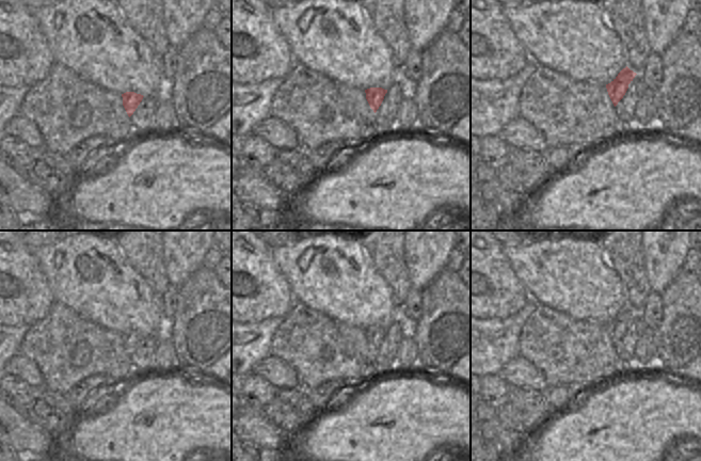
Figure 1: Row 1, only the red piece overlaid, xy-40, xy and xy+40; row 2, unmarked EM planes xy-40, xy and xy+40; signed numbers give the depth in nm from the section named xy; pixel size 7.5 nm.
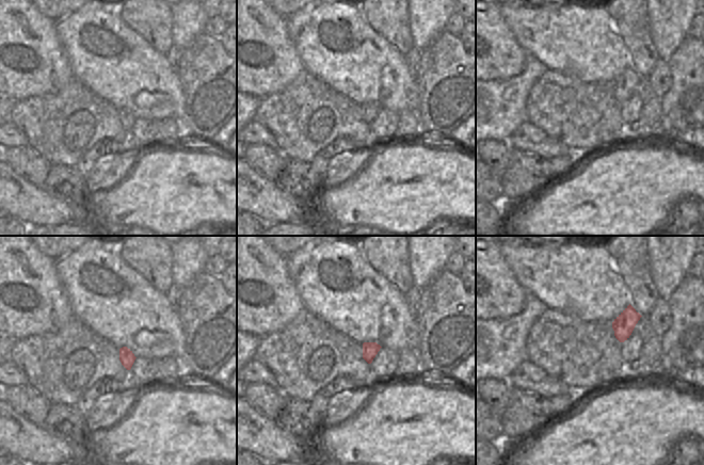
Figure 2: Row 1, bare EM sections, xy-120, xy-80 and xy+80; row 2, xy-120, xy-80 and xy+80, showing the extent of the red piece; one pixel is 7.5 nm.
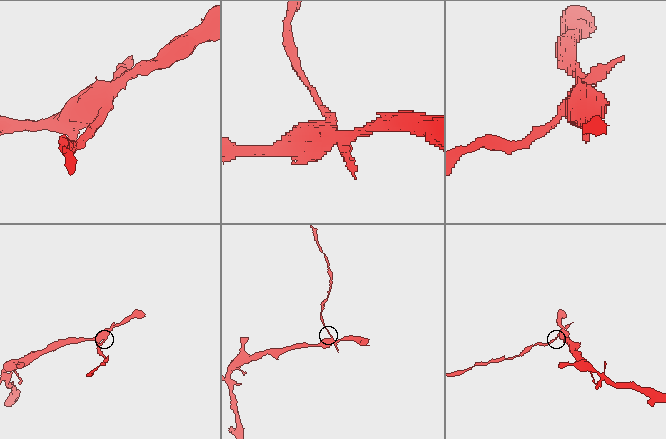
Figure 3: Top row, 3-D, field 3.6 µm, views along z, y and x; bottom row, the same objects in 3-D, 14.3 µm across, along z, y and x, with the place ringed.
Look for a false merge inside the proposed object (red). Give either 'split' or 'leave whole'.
split

